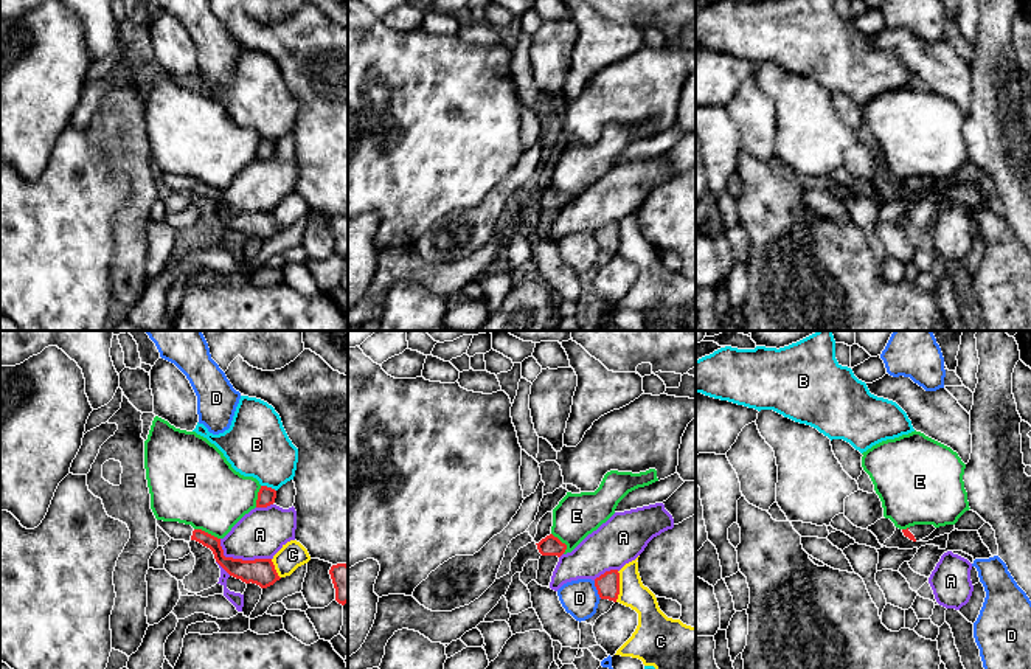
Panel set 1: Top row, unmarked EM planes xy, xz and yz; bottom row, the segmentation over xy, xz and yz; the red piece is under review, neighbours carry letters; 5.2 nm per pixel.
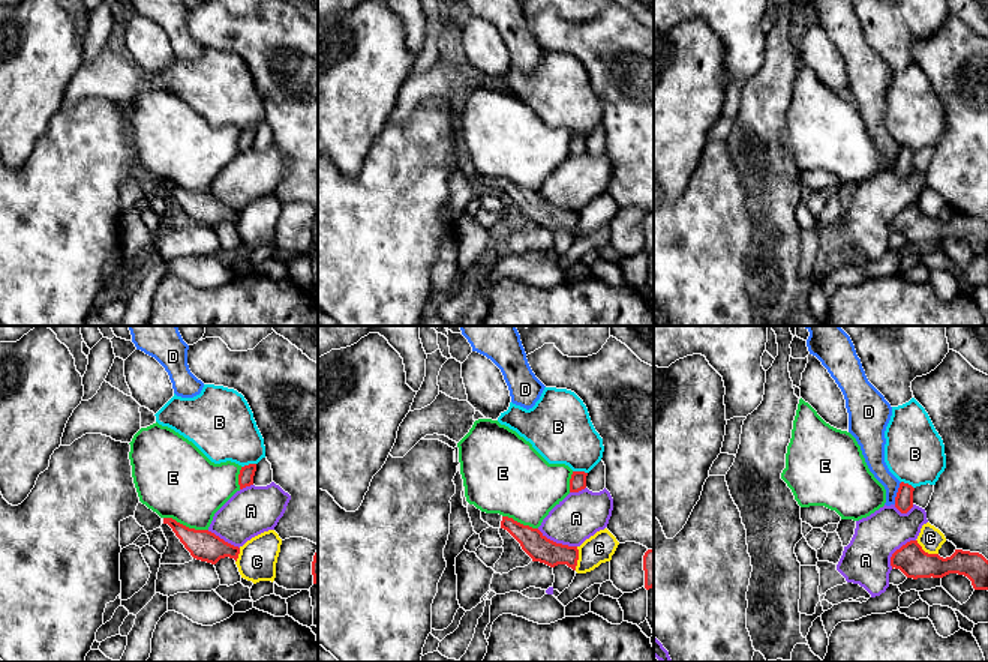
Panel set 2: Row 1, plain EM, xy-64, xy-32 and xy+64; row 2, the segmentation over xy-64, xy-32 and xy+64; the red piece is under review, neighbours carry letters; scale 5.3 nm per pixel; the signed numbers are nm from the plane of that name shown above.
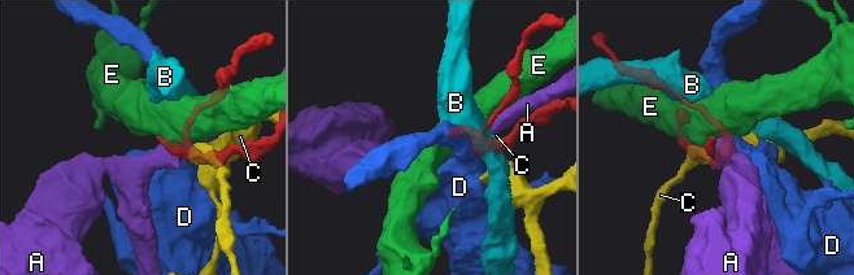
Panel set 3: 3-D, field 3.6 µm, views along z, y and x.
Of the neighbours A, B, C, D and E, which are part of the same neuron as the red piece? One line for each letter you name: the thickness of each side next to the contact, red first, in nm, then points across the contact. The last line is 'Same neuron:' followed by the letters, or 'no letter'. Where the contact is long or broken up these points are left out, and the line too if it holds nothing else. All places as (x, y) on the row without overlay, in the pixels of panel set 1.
Same neuron: no letter

